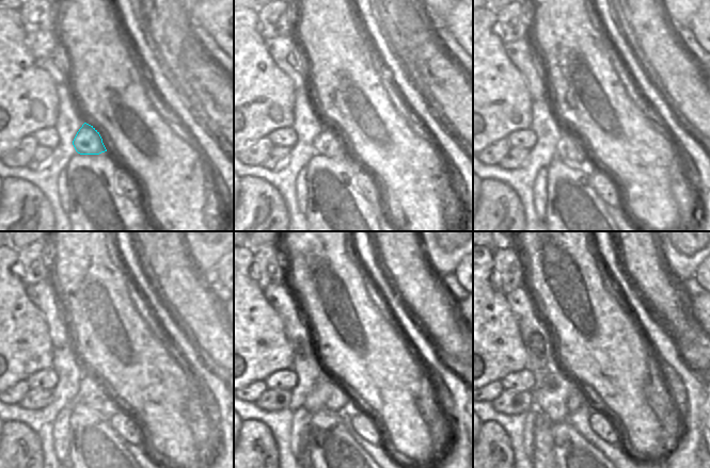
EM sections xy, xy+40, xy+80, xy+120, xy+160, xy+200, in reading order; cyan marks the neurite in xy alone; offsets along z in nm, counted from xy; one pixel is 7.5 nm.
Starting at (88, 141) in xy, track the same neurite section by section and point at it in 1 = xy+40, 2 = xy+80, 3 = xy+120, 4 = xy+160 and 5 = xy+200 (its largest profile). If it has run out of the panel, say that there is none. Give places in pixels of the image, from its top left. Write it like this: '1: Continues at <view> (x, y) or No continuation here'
1: Continues at xy+40 (328, 143)
2: Continues at xy+80 (568, 149)
3: Continues at xy+120 (92, 392)
4: Continues at xy+160 (337, 399)
5: Continues at xy+200 (574, 401)

